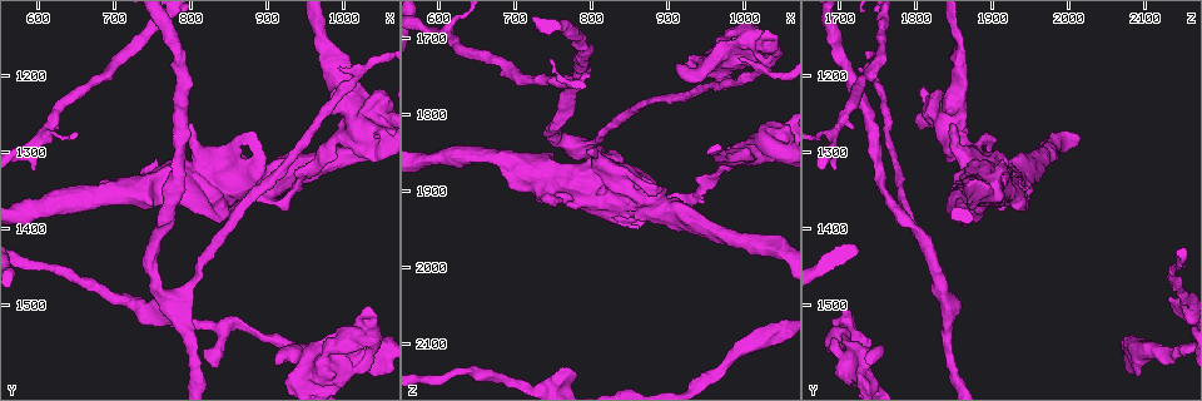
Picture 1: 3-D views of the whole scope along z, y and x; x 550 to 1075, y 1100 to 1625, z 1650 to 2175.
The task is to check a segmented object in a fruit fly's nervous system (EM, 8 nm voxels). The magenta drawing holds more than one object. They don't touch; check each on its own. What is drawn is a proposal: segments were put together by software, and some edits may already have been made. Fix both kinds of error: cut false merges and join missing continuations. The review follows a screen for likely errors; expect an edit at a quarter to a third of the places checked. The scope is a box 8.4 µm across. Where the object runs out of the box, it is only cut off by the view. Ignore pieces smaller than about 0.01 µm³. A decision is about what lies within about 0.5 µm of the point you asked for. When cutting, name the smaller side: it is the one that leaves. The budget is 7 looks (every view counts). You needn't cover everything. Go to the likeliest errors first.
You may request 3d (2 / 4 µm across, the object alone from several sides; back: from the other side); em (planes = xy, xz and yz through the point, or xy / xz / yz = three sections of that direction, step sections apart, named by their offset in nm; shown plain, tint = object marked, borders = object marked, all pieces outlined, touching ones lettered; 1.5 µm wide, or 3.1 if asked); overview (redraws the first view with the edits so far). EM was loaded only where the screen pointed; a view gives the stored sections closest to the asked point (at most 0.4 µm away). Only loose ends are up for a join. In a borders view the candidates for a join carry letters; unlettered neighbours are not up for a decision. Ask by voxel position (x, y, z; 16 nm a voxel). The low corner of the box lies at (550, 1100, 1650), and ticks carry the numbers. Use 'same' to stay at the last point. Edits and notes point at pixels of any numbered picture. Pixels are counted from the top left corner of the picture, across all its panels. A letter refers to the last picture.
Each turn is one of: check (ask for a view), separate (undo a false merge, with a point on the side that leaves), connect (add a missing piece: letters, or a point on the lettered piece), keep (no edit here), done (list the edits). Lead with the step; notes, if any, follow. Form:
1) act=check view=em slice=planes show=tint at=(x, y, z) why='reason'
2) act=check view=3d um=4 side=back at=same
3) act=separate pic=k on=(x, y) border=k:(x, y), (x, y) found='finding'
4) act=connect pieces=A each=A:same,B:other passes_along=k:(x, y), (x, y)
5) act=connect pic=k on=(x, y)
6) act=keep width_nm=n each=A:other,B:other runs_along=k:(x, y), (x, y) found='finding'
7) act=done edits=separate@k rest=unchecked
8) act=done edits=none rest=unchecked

act=check view=em slice=xz step=4 show=tint at=(805, 1300, 1855) why='calibre changes'

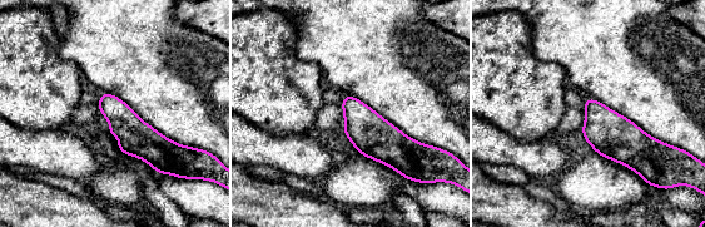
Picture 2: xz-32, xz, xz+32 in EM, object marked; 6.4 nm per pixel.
act=check view=em slice=planes show=borders at=same why='another direction'

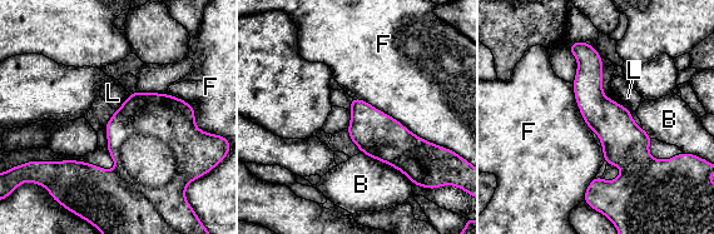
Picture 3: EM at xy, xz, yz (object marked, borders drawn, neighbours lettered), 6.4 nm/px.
act=separate pic=3 on=(170, 119) width_nm=260 each=B:other,F:other,L:other border=3:(122, 143), (167, 142), (174, 174) found='two neurons meet here'

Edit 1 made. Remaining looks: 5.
act=check view=overview

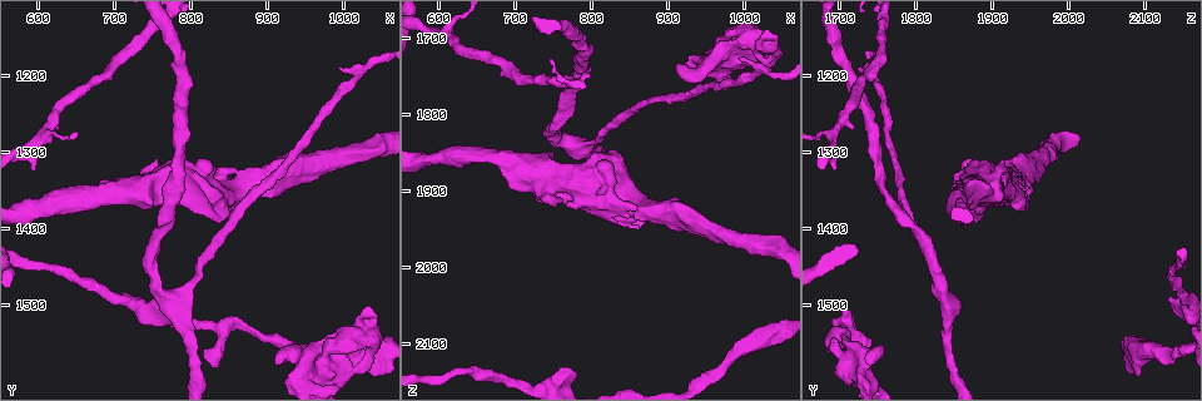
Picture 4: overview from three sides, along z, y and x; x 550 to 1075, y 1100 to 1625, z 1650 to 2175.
act=check view=3d um=4 at=(1000, 1190, 1725) why='an open end'

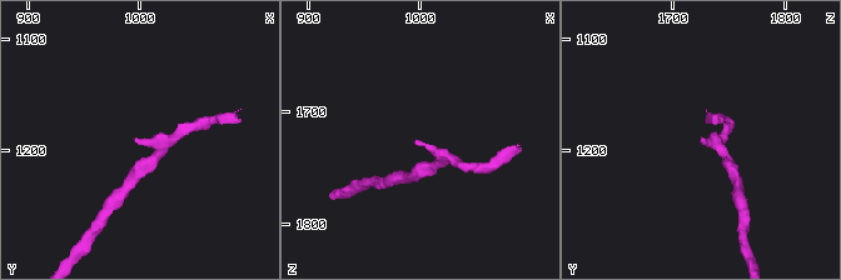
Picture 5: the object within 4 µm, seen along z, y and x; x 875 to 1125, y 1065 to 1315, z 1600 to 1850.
act=check view=em slice=yz step=8 show=tint at=(996, 1186, 1728)

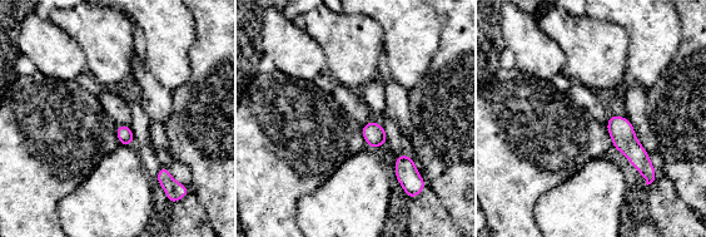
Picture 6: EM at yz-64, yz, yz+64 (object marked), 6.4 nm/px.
act=check view=em slice=planes show=borders at=same why='cut it another way'

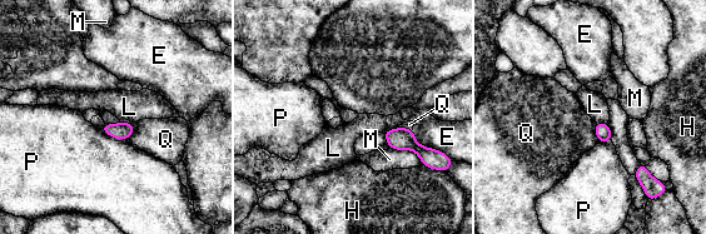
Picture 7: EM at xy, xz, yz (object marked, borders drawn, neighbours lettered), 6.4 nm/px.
act=keep width_nm=120 each=E:other,H:other,L:other,M:other,P:other,Q:other border=7:(133, 123), (134, 132), (125, 139) found='none of them fits'

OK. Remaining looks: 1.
act=done edits=separate@3 rest=unchecked

